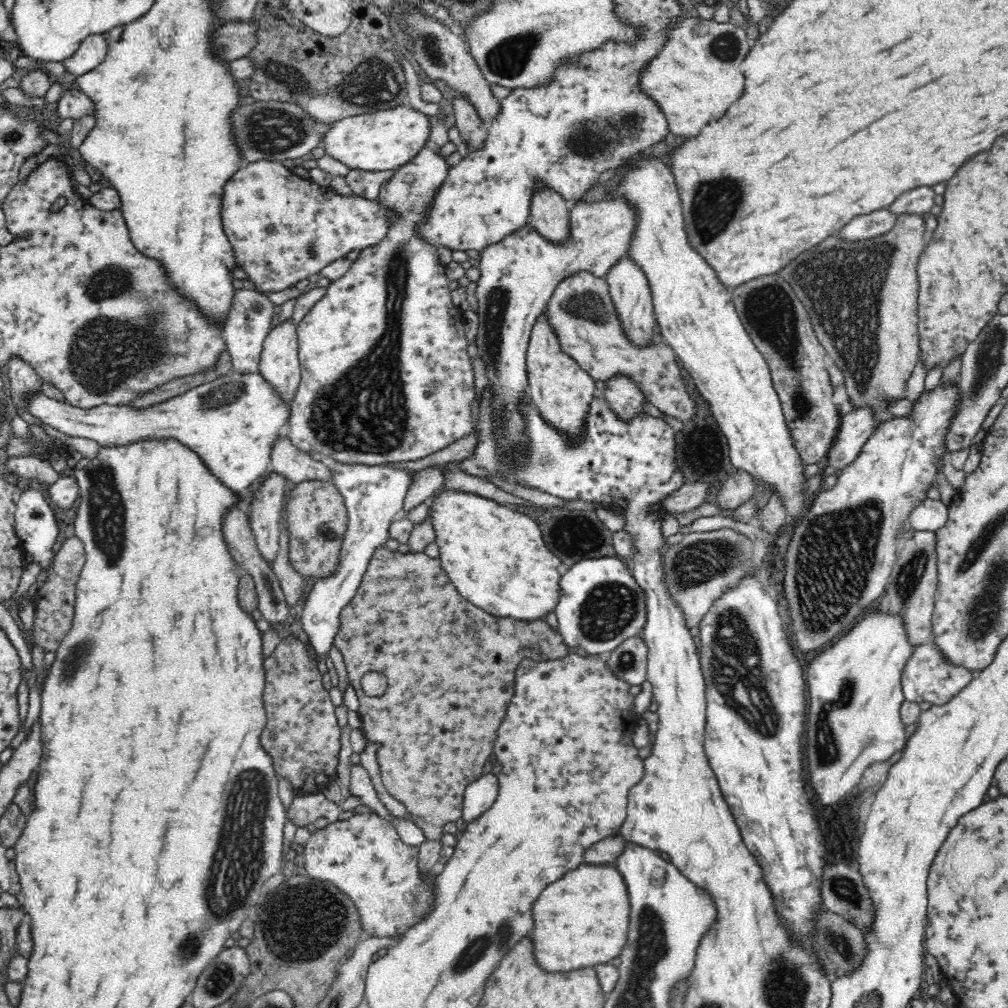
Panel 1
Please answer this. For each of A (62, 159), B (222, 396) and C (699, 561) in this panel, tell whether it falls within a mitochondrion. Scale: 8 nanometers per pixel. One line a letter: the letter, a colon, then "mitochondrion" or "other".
A: other
B: mitochondrion
C: mitochondrion

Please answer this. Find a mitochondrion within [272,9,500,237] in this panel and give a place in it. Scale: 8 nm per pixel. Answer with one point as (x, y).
(428, 43)

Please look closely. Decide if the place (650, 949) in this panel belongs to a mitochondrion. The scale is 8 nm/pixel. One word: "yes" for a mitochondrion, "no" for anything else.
yes

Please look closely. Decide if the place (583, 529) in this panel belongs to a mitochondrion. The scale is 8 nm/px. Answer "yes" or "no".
yes

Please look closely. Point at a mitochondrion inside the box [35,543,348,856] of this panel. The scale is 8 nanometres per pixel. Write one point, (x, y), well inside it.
(80, 653)

